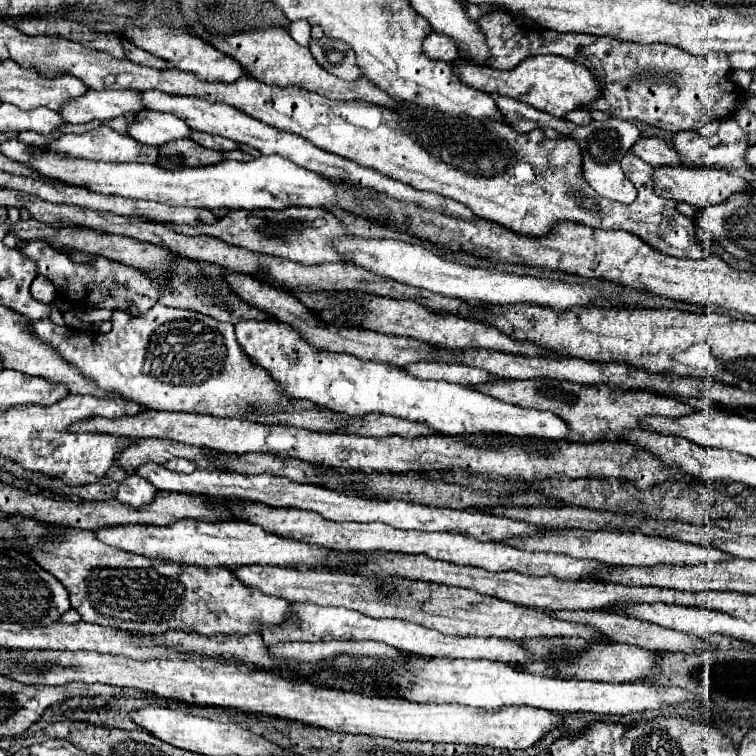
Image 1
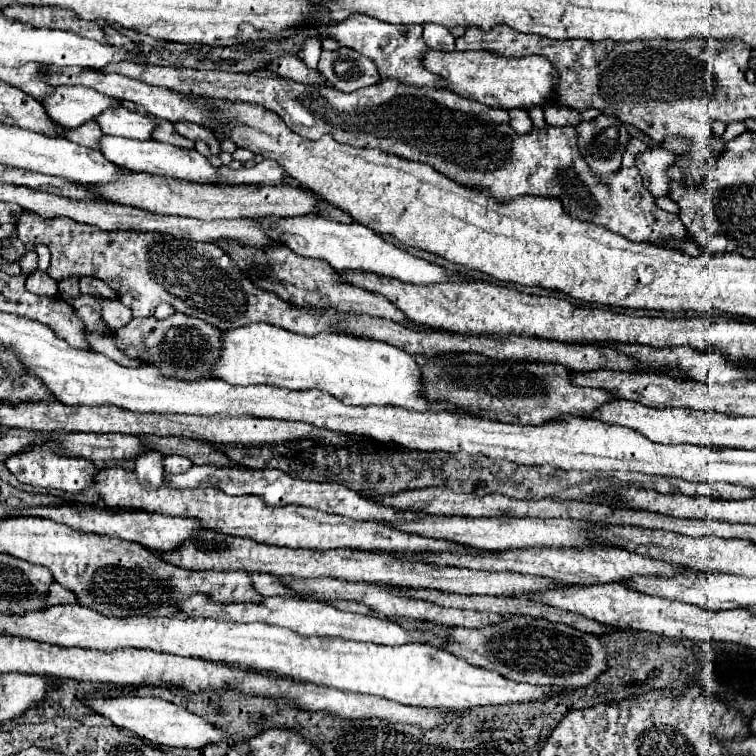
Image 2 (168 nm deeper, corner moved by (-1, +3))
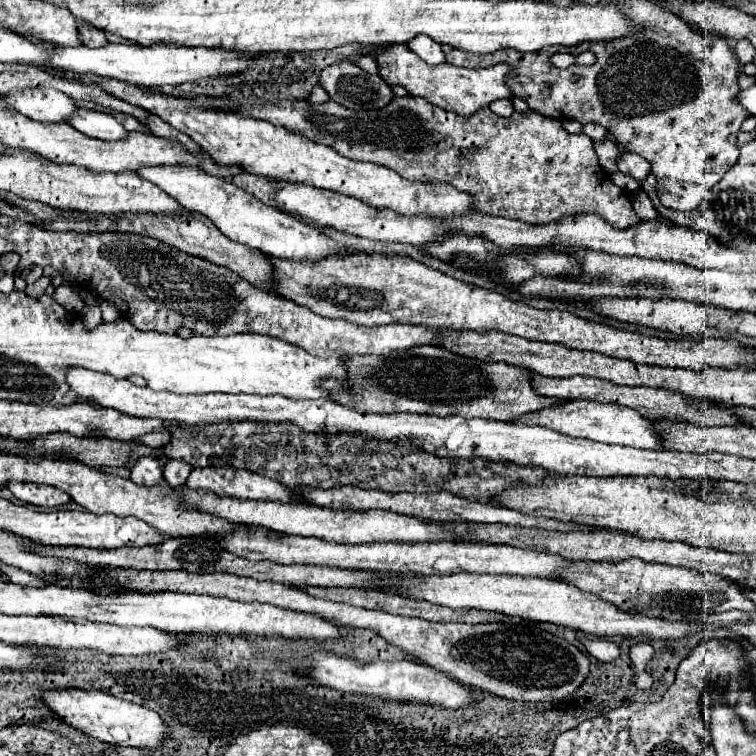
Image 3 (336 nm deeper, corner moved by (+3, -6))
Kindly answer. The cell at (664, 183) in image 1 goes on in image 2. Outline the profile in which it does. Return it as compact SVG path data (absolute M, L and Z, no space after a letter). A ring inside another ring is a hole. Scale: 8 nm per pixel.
M650 148L642 152L636 160L640 176L652 196L668 196L670 192L670 176L668 168L676 162L676 154L666 148Z

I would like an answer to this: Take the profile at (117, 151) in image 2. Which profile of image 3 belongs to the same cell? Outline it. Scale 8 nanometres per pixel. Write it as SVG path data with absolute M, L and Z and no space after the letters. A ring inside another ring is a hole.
M144 167L138 171L138 175L158 185L162 191L174 197L184 209L198 211L204 217L208 217L228 239L234 239L246 247L254 247L272 257L294 261L320 261L328 257L328 253L330 255L350 253L350 249L340 247L334 239L326 237L324 233L314 231L312 227L282 213L280 209L264 205L254 195L246 193L234 183L224 181L220 177L212 177L198 167Z

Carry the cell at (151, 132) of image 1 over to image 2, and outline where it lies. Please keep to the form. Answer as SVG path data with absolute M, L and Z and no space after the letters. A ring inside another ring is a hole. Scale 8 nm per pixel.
M124 106L102 112L96 118L96 122L100 124L102 132L106 132L106 134L134 138L134 140L150 140L152 132L156 128L156 120L152 116L146 116L140 112L130 112Z

